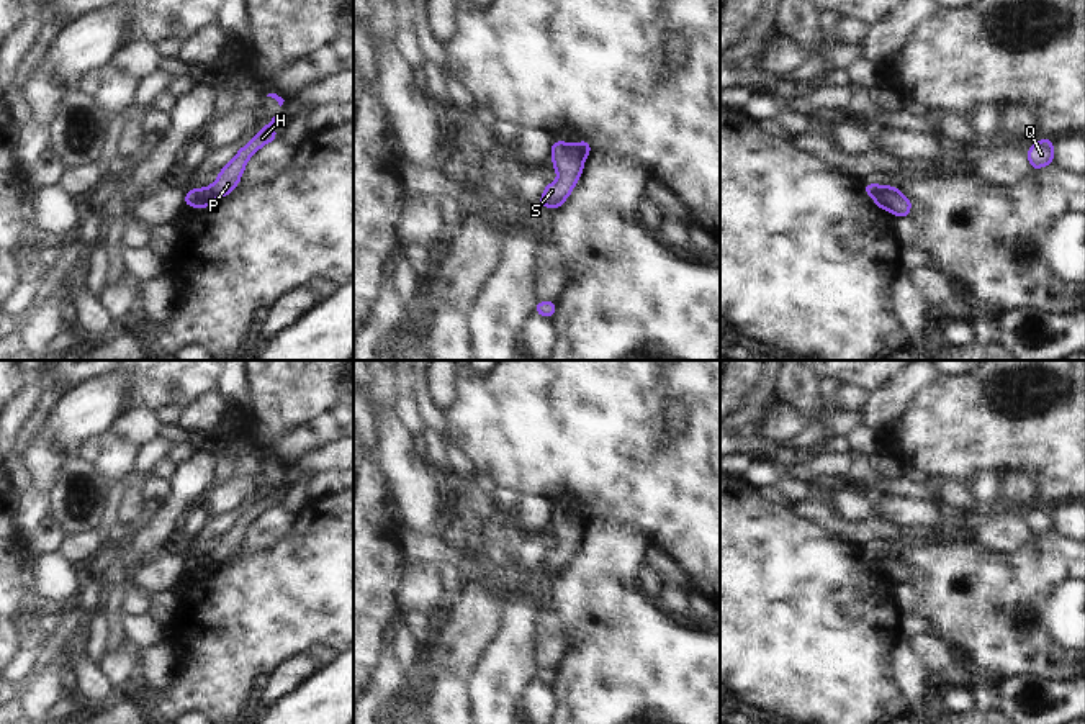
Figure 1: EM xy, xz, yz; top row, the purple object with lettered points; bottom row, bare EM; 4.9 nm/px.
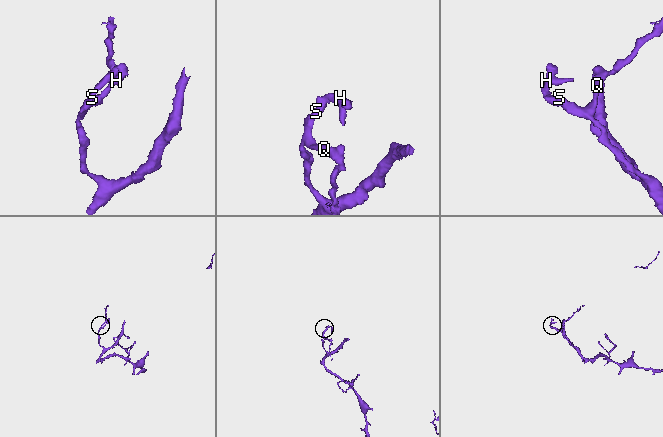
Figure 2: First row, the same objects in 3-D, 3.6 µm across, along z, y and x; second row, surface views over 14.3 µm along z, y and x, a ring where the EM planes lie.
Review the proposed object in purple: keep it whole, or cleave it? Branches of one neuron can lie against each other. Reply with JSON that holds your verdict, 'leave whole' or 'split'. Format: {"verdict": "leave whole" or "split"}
{"verdict": "split"}

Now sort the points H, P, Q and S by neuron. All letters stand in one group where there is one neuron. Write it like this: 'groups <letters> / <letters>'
groups H P / Q S

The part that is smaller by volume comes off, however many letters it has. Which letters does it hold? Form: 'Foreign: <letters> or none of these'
Foreign: H, P.

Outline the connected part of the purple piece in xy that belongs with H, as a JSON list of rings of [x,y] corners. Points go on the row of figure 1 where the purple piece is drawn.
[[[280,115],[273,116],[272,121],[265,124],[263,129],[255,134],[255,138],[249,144],[237,151],[236,157],[229,164],[224,165],[224,169],[218,175],[218,180],[208,187],[208,192],[214,198],[219,200],[224,195],[231,193],[239,183],[241,175],[245,169],[245,162],[252,157],[252,154],[259,151],[263,144],[278,138],[273,126],[280,118]]]

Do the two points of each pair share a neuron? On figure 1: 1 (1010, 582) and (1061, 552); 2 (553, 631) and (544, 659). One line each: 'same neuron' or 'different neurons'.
1: same neuron
2: same neuron

